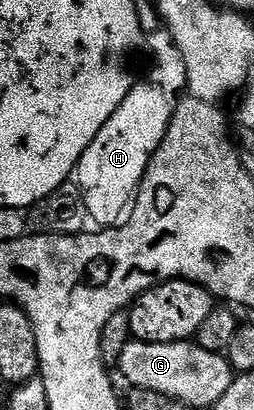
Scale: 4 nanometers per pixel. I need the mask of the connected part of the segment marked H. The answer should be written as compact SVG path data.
M133 86L123 104L108 118L107 124L99 130L81 157L77 173L84 192L83 200L88 215L90 212L92 218L101 223L99 225L111 226L118 223L132 205L141 185L140 174L145 160L165 130L173 106L171 102L171 96L166 90L157 86Z

